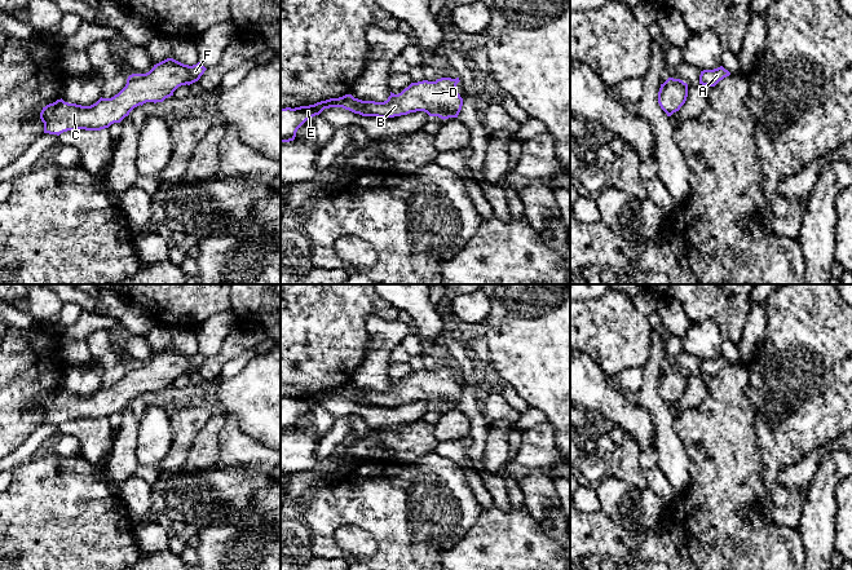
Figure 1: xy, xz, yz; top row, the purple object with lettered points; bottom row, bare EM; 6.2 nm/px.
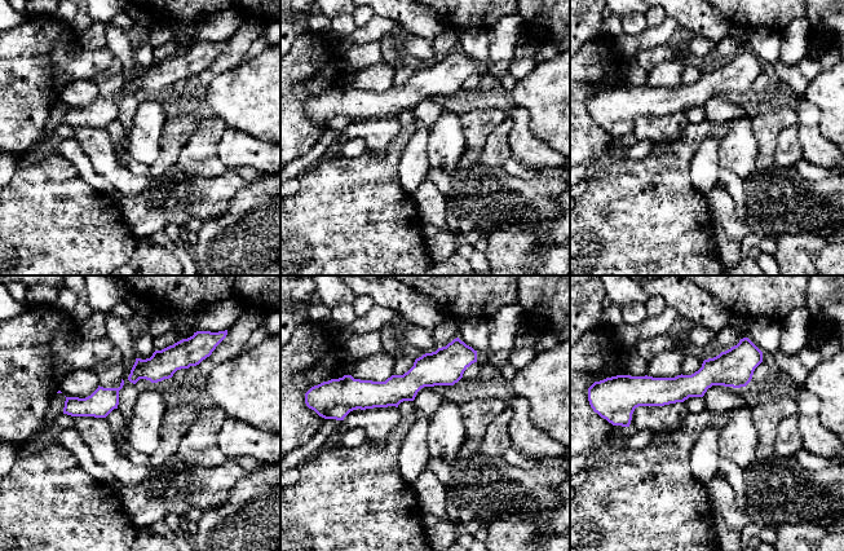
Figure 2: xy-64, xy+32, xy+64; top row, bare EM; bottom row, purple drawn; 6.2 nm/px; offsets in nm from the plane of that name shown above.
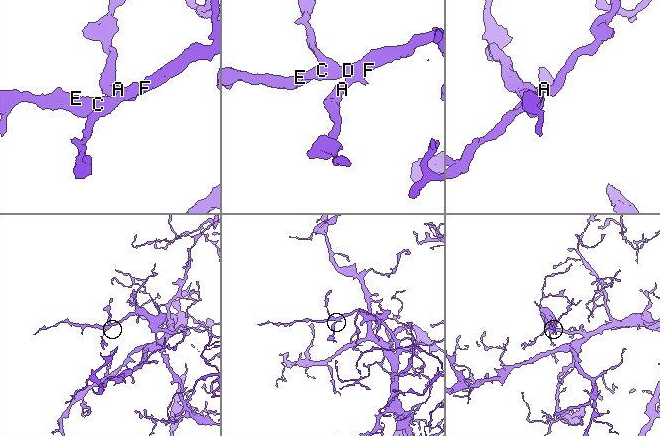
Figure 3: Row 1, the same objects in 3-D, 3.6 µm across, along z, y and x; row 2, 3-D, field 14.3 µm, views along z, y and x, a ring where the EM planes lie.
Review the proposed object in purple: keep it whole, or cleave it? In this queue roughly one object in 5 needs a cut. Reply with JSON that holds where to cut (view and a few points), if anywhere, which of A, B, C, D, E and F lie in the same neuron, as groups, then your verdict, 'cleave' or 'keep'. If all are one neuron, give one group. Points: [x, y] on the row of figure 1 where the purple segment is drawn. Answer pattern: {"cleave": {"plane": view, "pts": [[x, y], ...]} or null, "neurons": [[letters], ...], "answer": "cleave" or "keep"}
{"cleave": null, "neurons": [["A", "B", "C", "D", "E", "F"]], "answer": "keep"}

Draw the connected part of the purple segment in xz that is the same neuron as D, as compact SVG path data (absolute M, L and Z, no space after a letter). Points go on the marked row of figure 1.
M441 78L436 81L411 83L401 93L390 96L384 102L362 101L352 94L330 98L309 106L281 109L281 142L293 141L297 129L325 109L343 107L362 116L394 118L410 112L424 111L441 119L458 118L463 98L456 92L459 78Z

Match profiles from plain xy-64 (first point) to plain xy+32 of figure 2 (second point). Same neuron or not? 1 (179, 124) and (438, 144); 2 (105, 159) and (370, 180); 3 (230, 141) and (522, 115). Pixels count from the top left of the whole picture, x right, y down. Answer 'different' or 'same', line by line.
1: different
2: different
3: same

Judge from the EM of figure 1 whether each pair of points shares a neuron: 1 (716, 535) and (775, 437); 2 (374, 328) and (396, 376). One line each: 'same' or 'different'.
1: different
2: different

